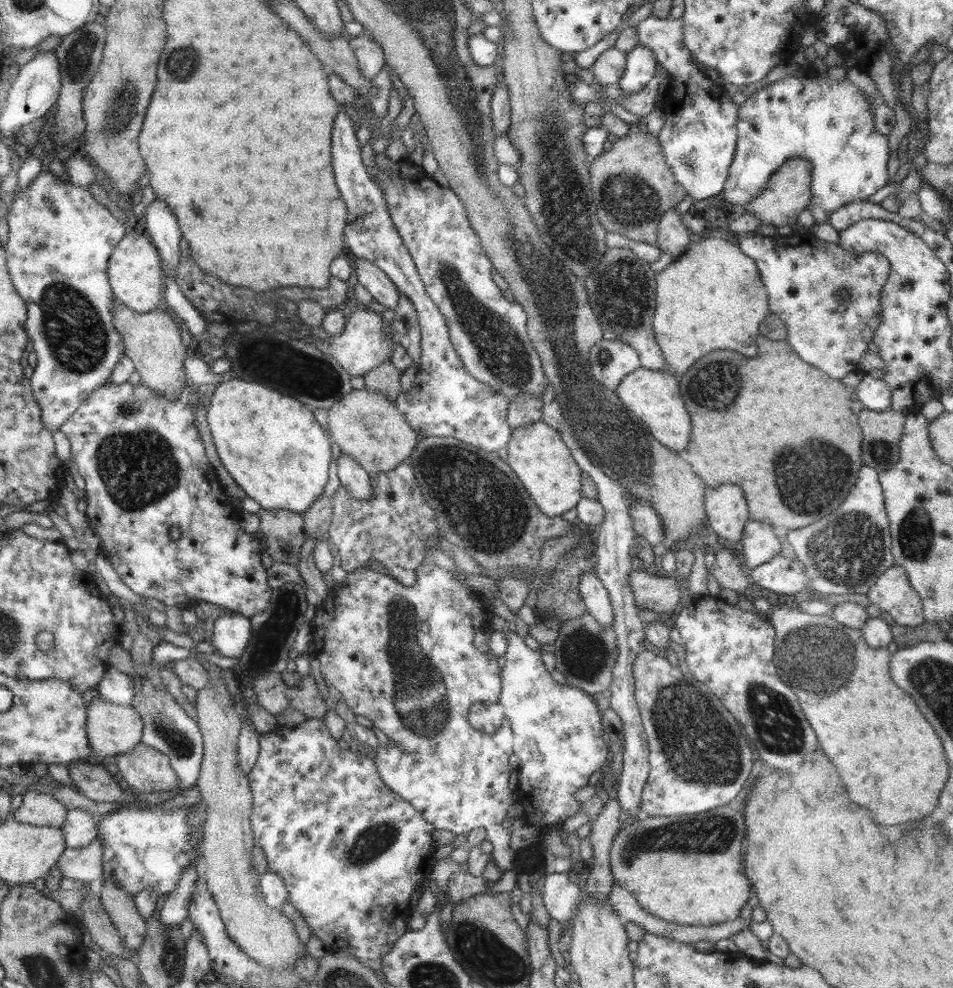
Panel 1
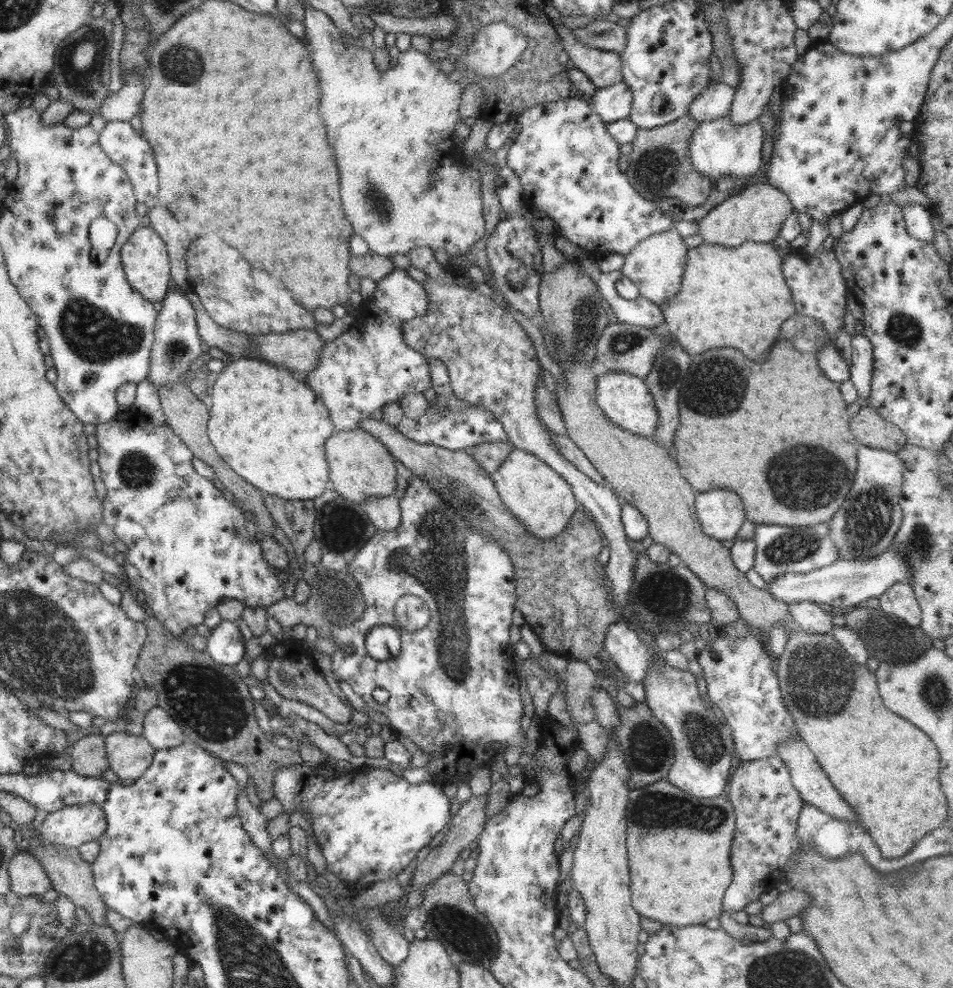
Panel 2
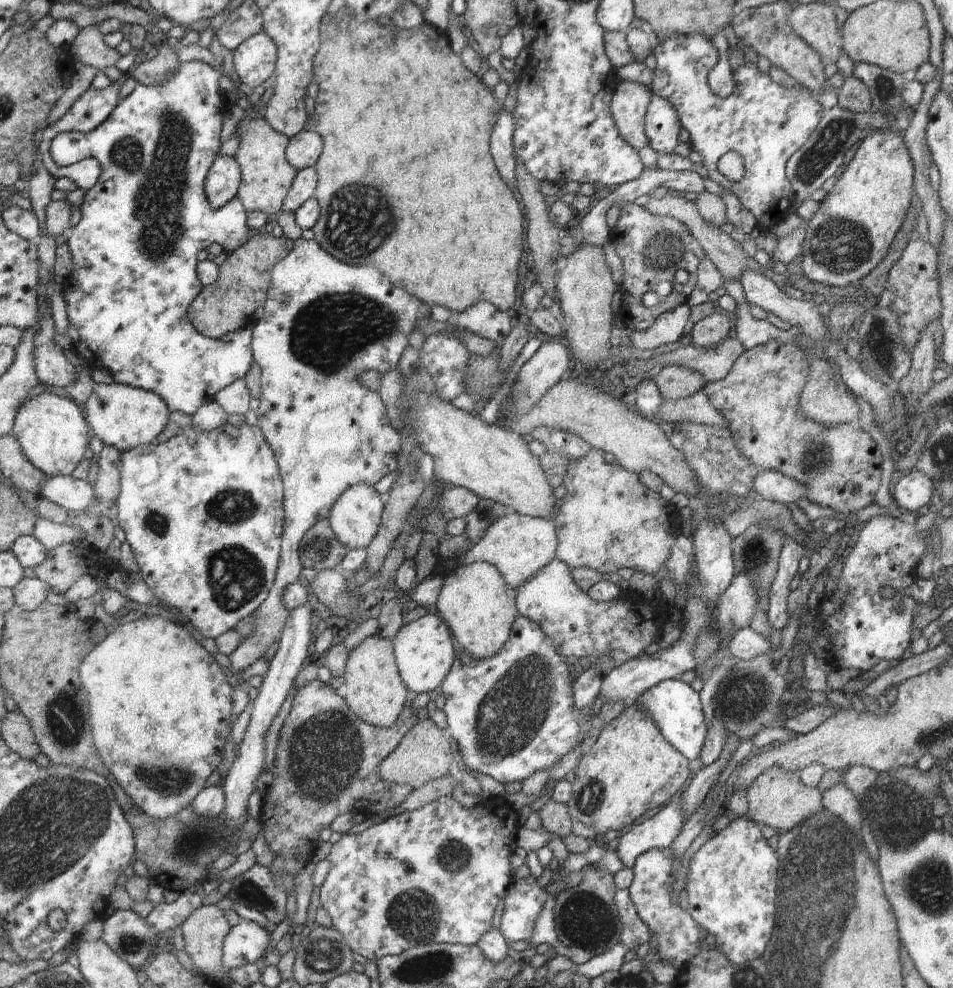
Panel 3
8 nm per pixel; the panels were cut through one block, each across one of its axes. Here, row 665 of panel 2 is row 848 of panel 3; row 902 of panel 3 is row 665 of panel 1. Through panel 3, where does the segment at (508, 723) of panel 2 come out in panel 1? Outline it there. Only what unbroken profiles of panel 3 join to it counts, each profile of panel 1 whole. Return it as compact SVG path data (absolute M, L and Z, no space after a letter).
M432 561L425 563L417 570L416 582L412 587L405 587L399 584L391 576L386 576L374 569L366 569L361 566L350 573L347 573L346 579L342 584L334 583L329 590L328 597L319 607L321 617L312 622L313 646L315 652L313 655L321 662L320 670L328 679L328 682L343 696L343 701L351 708L356 715L363 716L374 723L374 727L380 729L390 740L390 749L380 757L373 759L377 771L381 776L382 782L394 792L397 792L404 800L407 800L418 812L422 813L424 820L433 824L438 830L448 830L454 836L460 834L468 835L475 828L484 828L487 834L487 840L493 844L494 864L502 871L514 869L518 863L519 852L510 848L510 832L504 828L502 822L506 820L511 806L519 808L519 795L510 789L511 770L508 766L508 758L513 754L513 732L512 728L500 727L494 734L486 734L472 728L468 721L470 706L474 702L483 702L489 705L495 705L501 695L501 674L502 662L494 655L481 651L474 647L474 635L479 631L491 631L491 619L494 616L490 602L480 594L475 594L470 586L466 586L460 581L460 573L466 573L460 568L454 572L440 569Z

